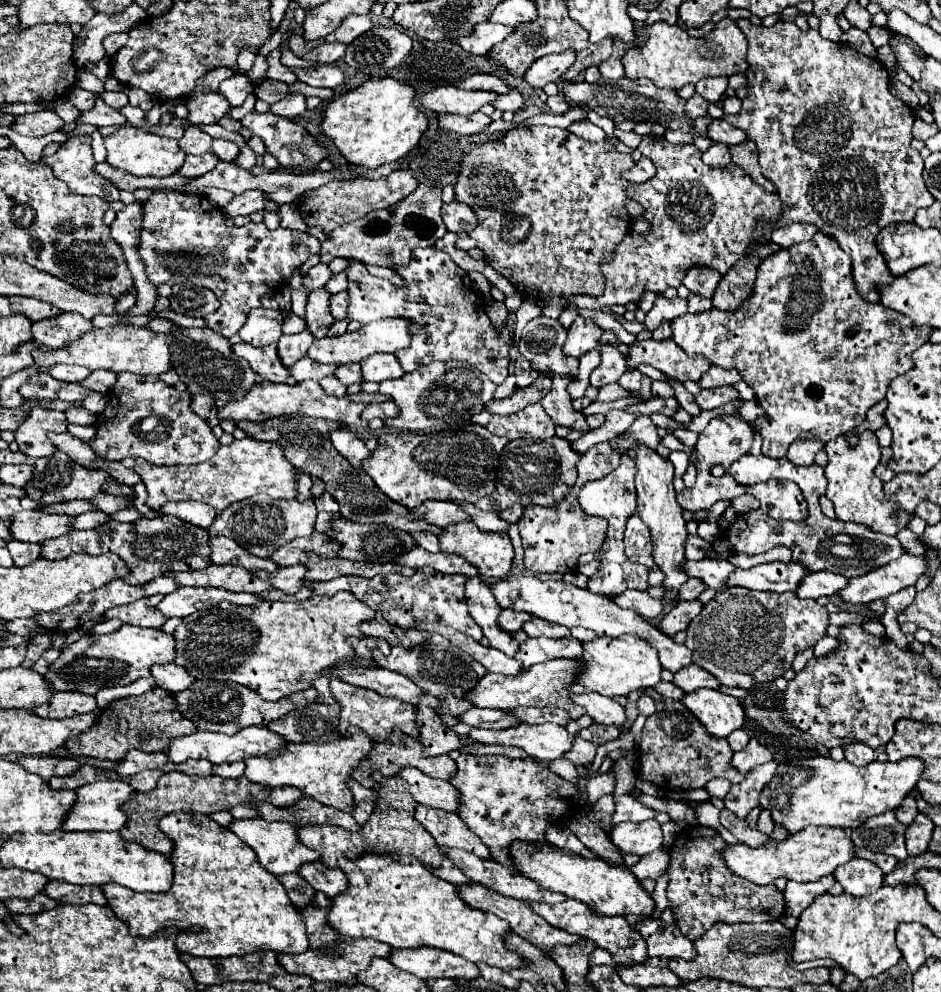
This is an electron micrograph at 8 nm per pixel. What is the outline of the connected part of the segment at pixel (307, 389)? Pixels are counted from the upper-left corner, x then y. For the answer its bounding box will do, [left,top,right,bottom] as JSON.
[218,380,368,432]

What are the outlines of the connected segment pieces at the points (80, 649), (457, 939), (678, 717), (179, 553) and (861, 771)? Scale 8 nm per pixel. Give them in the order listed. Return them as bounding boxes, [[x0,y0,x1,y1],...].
[[44,624,176,694],[326,854,526,972],[638,688,742,790],[40,516,210,584],[758,756,924,834]]

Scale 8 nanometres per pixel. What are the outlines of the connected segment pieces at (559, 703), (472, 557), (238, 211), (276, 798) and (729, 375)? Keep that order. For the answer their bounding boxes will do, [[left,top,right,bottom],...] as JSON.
[[464,658,586,719],[438,520,514,578],[222,190,268,218],[120,772,304,854],[698,366,742,388]]

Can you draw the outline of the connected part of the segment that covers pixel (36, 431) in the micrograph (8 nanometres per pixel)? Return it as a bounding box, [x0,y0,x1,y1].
[14,406,66,460]

